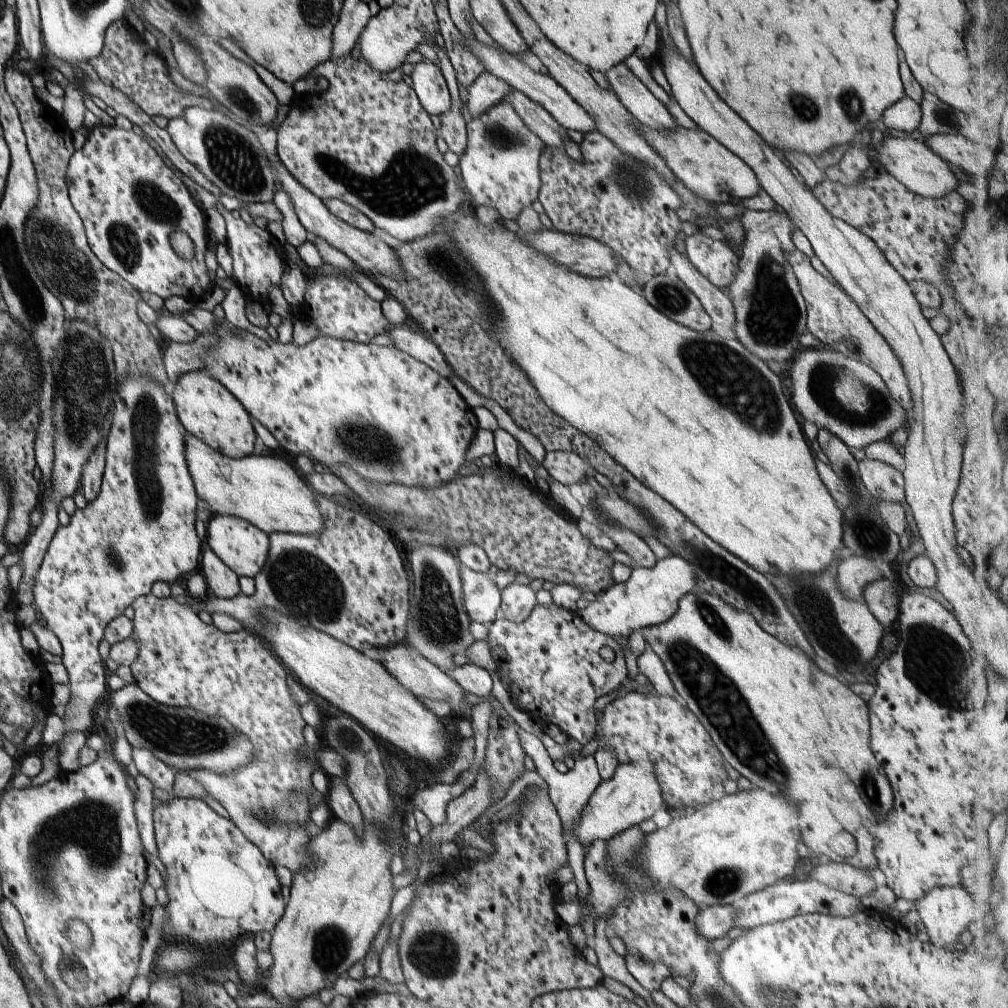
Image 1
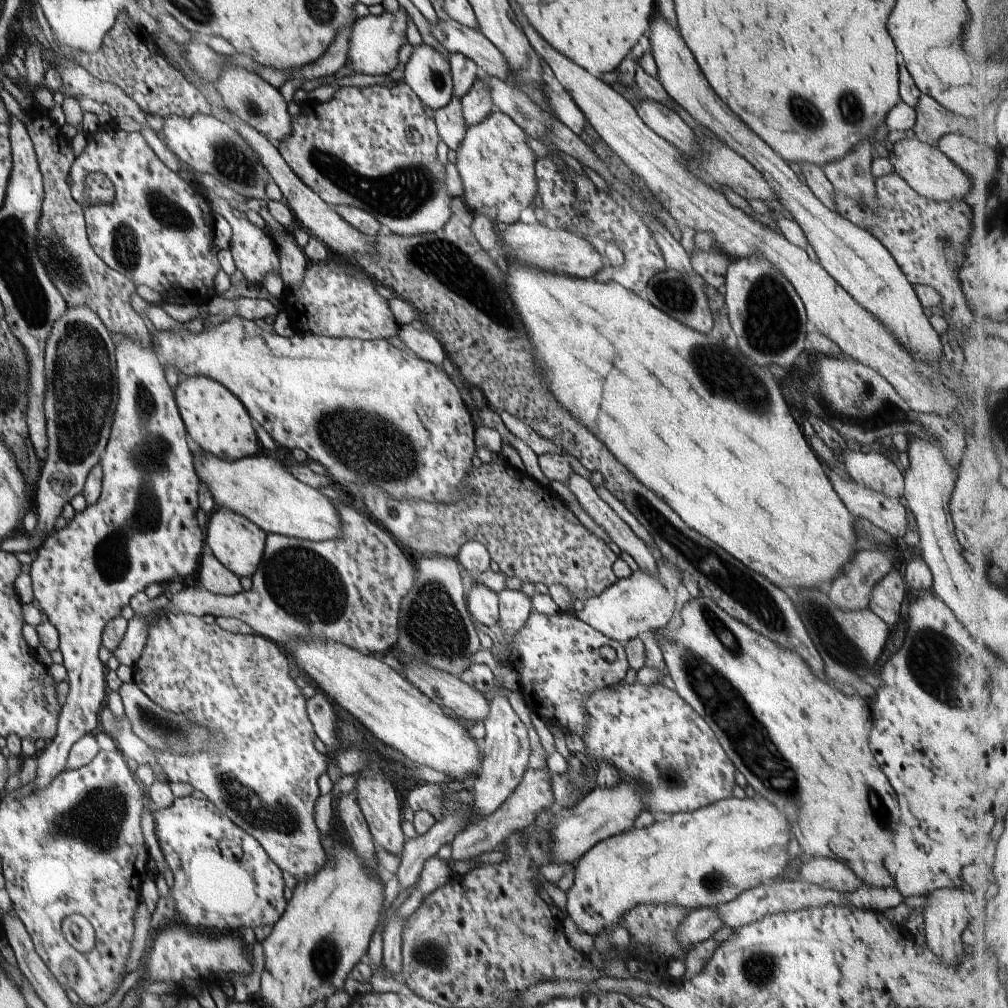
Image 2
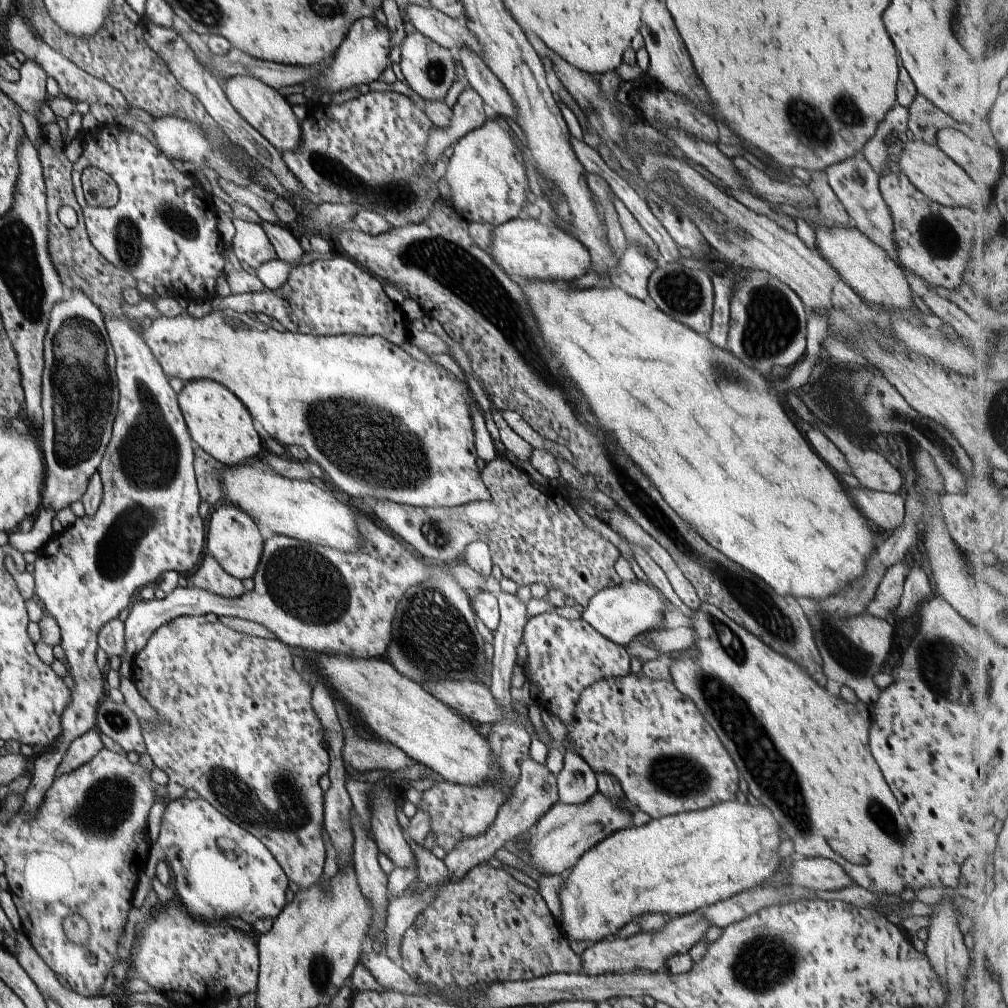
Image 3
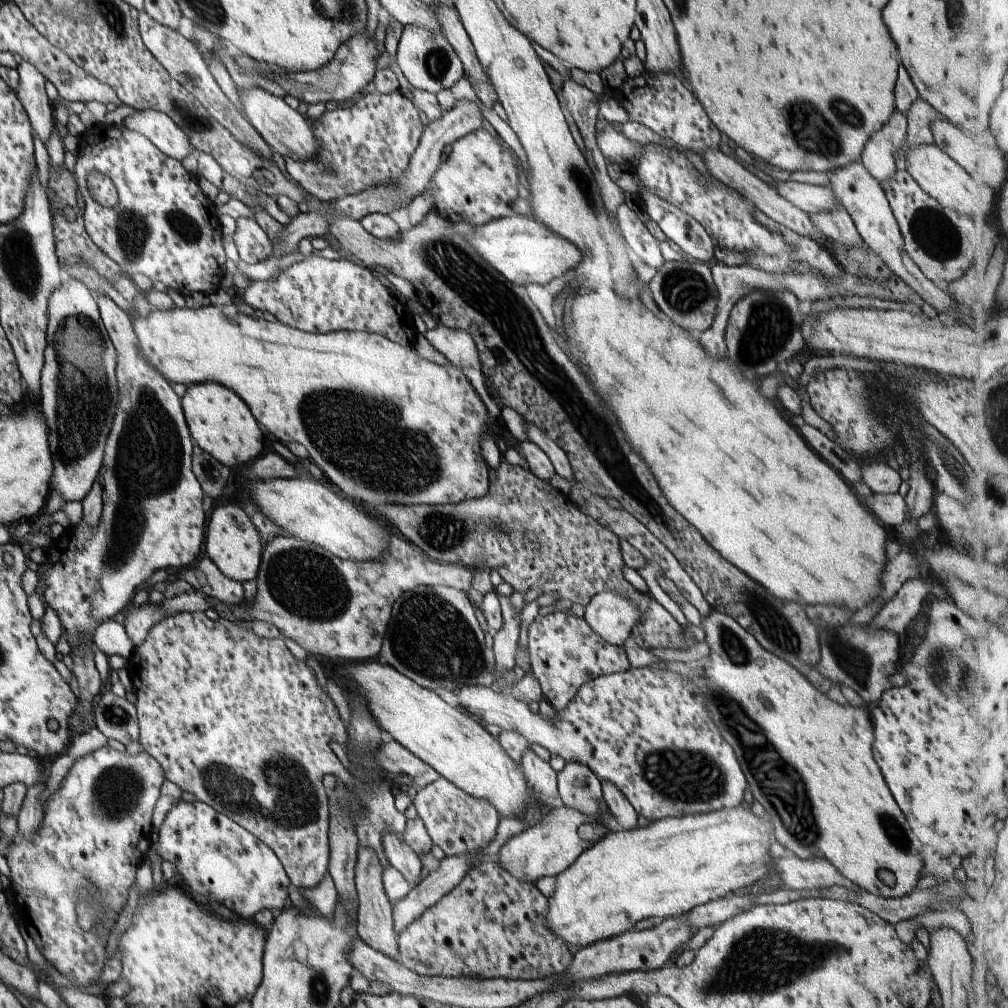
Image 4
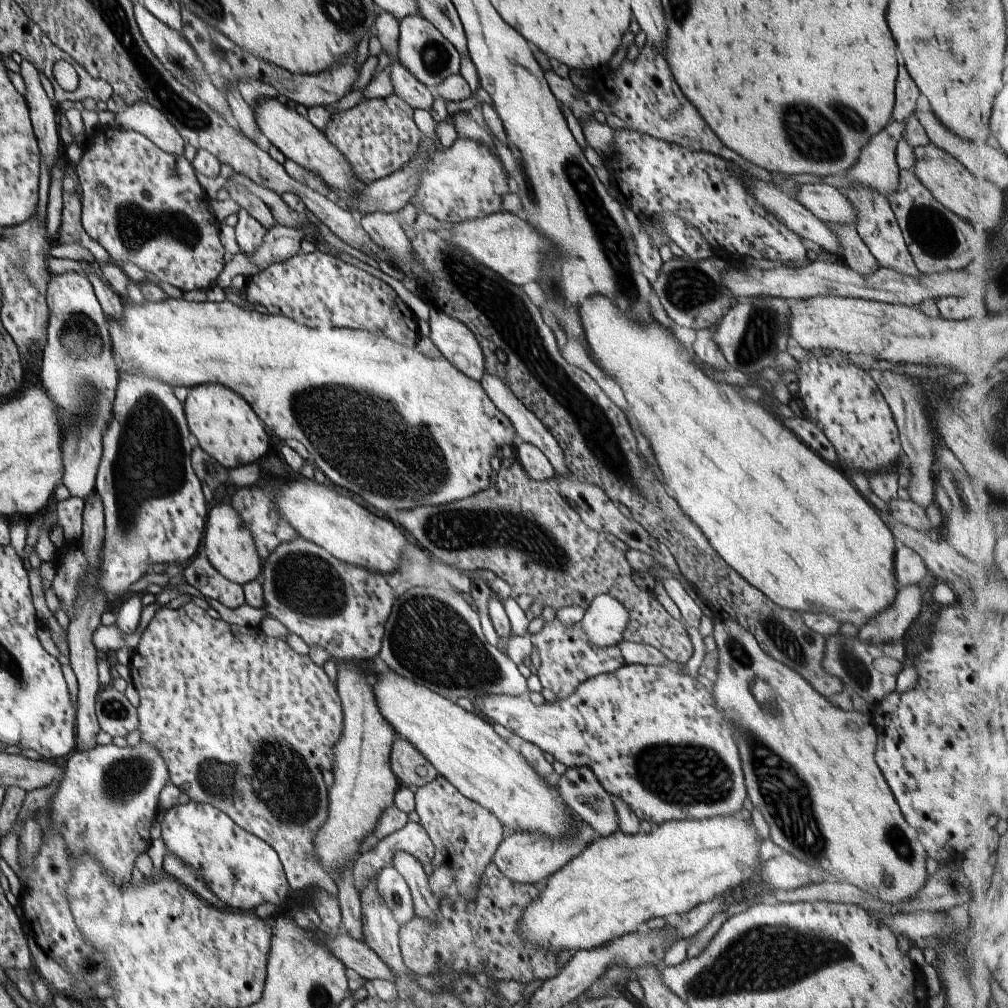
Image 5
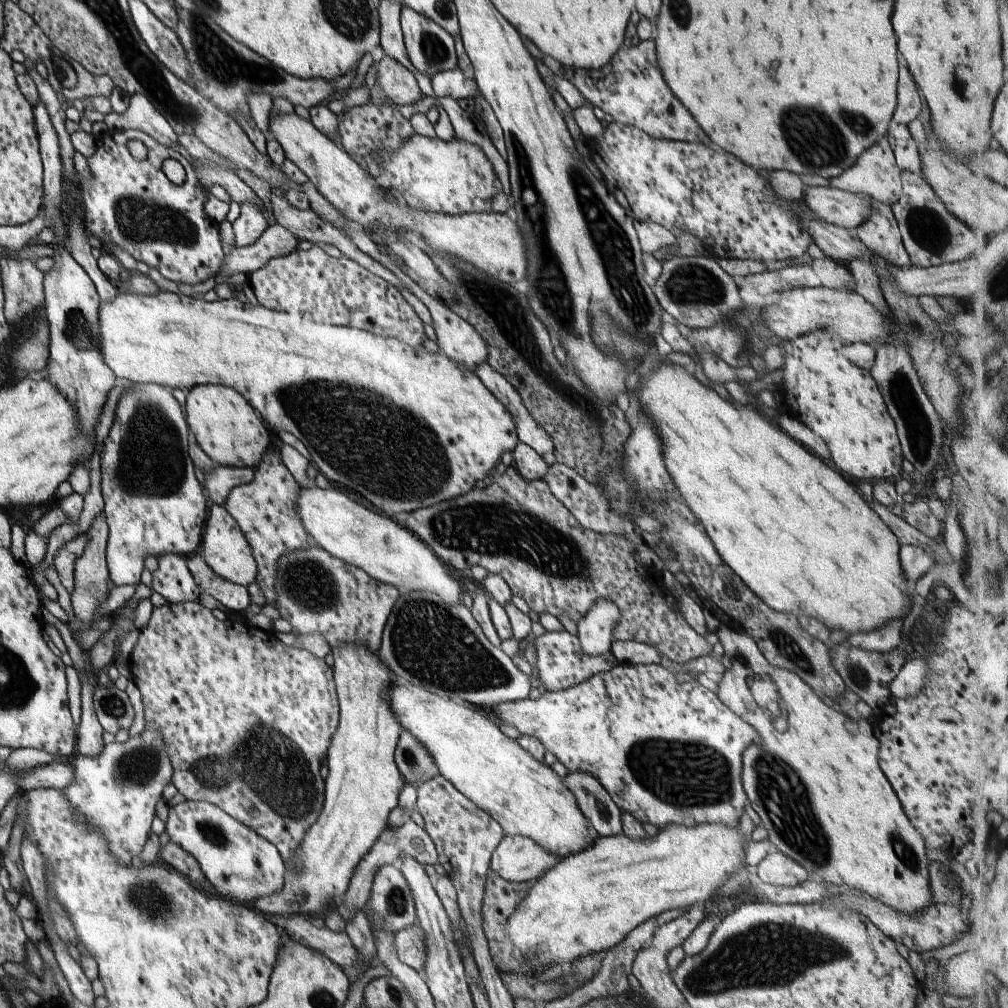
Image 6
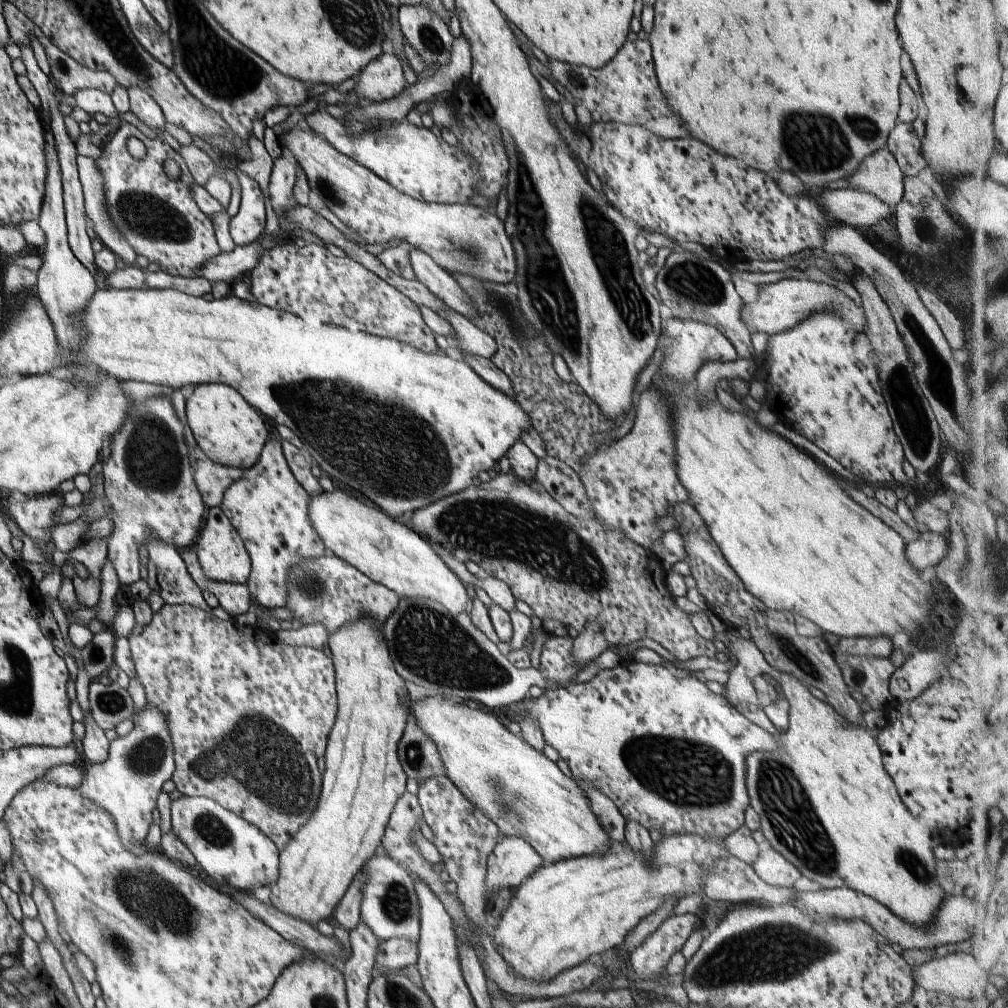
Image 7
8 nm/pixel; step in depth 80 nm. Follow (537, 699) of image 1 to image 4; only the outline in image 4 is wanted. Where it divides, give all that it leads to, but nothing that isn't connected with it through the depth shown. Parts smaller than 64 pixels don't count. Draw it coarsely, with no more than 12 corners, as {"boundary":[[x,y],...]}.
{"boundary":[[584,617],[528,627],[531,673],[557,713],[586,682],[631,668]]}

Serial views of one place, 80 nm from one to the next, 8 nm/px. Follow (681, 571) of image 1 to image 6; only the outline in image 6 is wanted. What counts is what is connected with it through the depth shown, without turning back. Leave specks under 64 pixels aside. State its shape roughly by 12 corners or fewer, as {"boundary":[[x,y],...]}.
{"boundary":[[596,600],[578,620],[588,656],[611,651],[620,618],[614,602]]}

